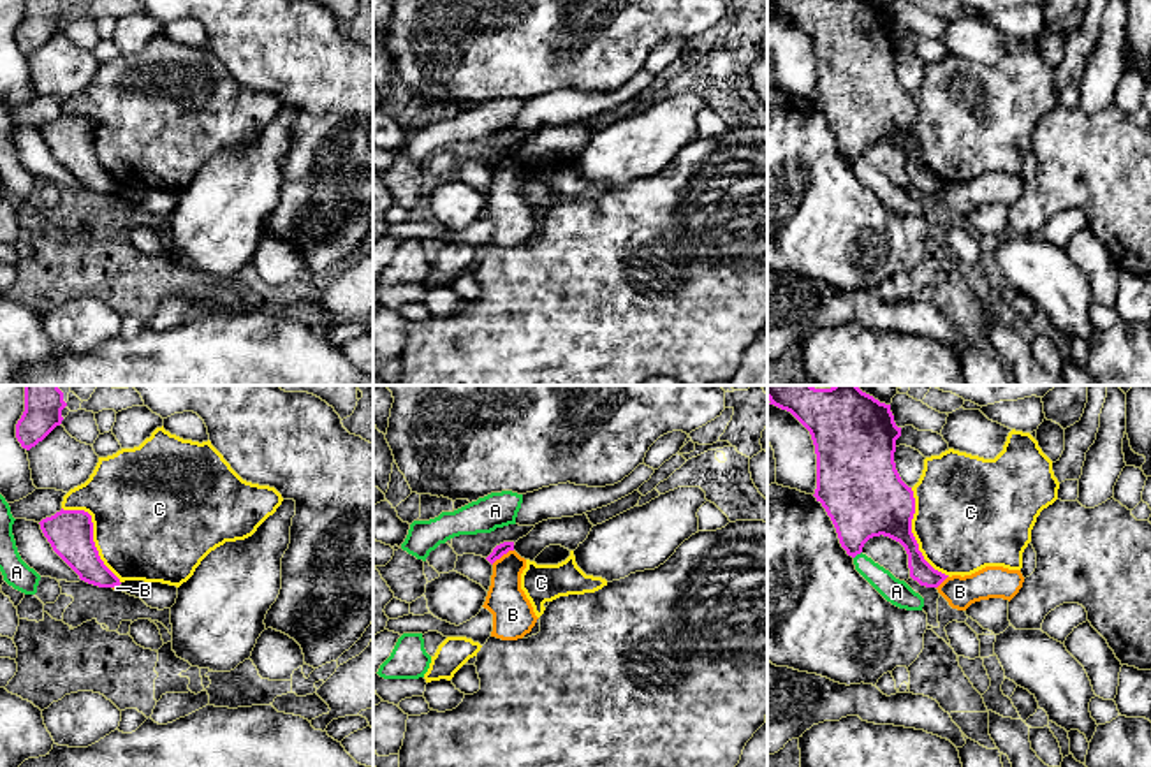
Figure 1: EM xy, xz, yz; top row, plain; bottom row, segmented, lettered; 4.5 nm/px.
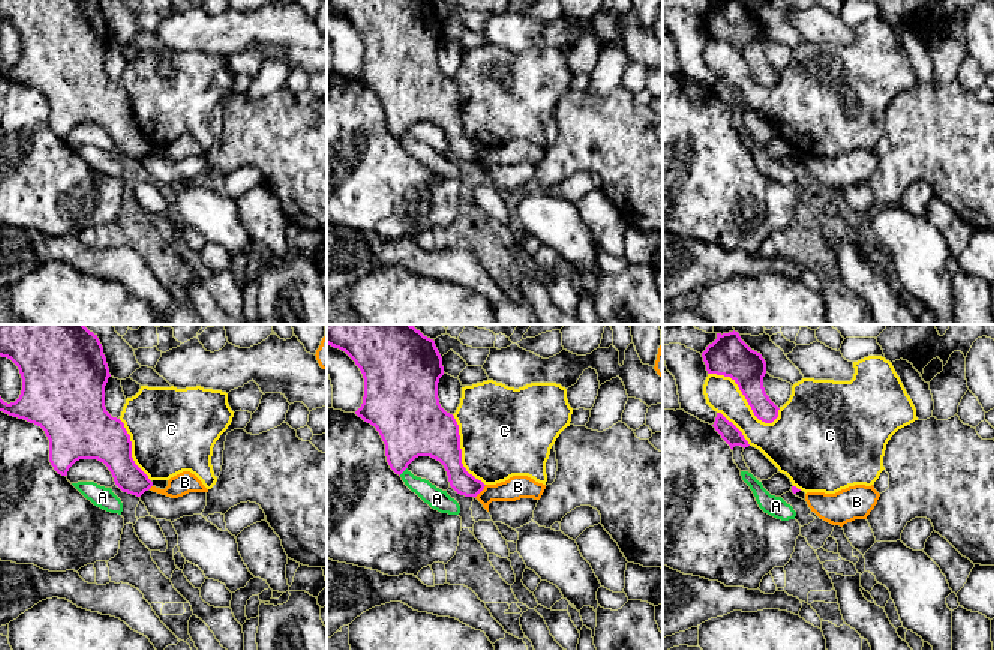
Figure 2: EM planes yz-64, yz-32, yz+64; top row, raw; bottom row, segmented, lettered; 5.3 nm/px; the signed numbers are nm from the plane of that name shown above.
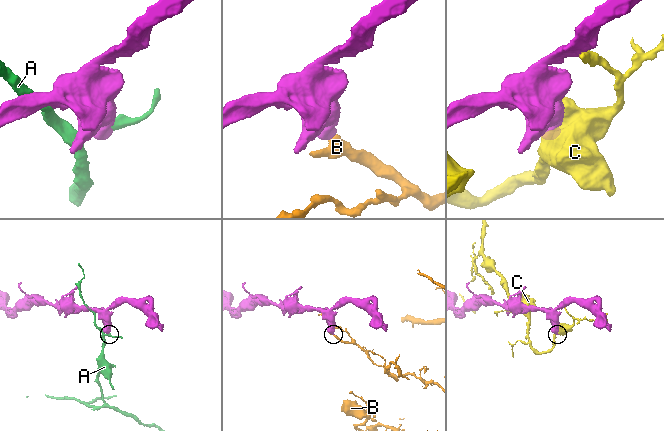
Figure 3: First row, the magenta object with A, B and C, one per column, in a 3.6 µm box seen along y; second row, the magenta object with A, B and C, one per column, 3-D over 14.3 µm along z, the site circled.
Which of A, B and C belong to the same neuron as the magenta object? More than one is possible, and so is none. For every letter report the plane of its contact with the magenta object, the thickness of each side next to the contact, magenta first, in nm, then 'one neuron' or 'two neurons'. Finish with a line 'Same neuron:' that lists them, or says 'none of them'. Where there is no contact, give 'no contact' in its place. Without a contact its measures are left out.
A: yz | 360/120 nm | two neurons
B: xz | 60/180 nm | two neurons
C: xy | 200/480 nm | two neurons
Same neuron: none of them

